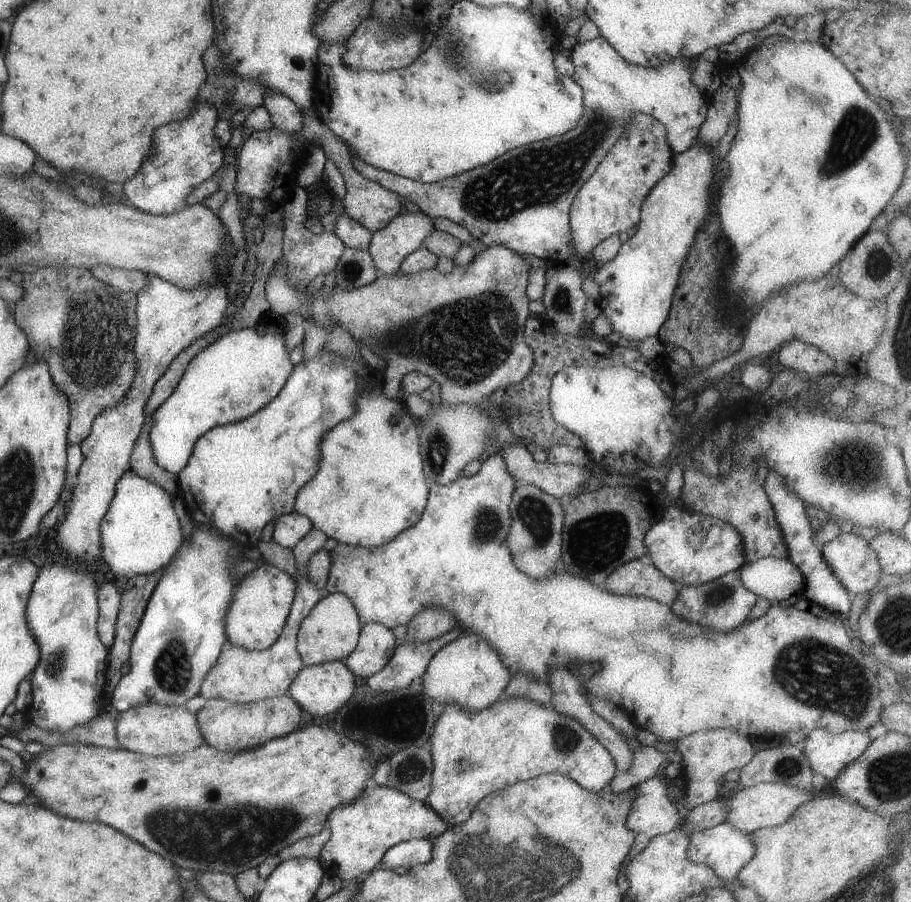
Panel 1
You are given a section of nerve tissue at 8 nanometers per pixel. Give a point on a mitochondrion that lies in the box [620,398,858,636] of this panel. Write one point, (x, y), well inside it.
(718, 593)

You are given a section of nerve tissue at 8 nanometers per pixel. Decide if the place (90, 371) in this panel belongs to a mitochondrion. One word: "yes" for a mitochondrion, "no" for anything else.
yes

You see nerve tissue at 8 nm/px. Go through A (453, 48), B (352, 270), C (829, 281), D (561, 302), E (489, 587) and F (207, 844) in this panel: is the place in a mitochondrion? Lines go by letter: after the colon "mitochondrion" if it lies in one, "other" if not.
A: other
B: mitochondrion
C: other
D: mitochondrion
E: other
F: mitochondrion

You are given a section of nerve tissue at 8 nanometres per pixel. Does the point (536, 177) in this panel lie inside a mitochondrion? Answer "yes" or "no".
yes

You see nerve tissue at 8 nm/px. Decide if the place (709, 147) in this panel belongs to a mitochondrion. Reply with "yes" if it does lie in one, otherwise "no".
no

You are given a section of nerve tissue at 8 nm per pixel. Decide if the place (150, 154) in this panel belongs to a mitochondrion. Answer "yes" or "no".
no

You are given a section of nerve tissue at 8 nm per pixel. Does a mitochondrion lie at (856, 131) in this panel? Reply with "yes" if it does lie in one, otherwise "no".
yes

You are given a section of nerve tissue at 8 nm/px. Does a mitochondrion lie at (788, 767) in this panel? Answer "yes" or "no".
yes

